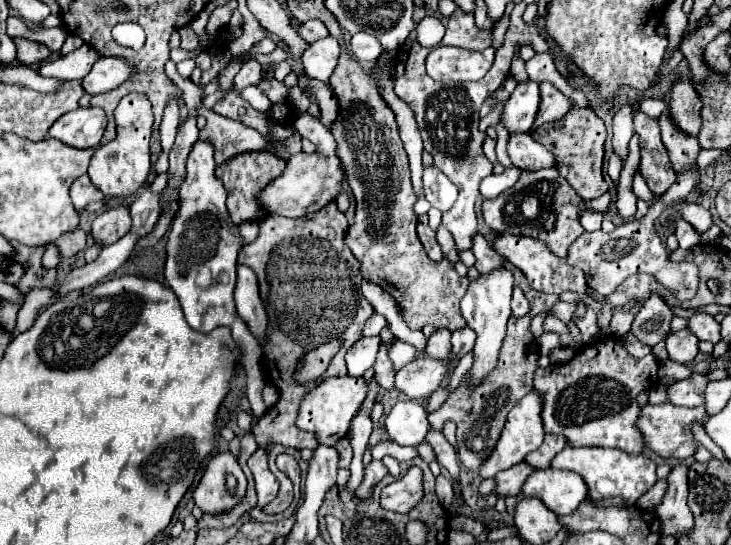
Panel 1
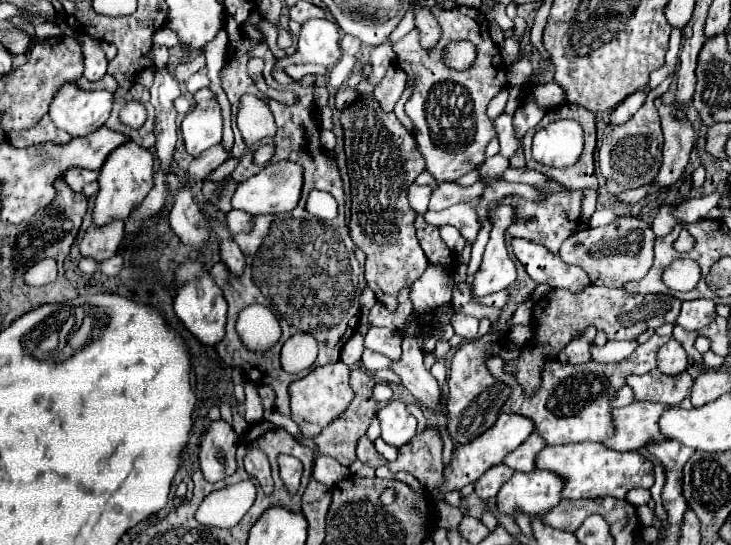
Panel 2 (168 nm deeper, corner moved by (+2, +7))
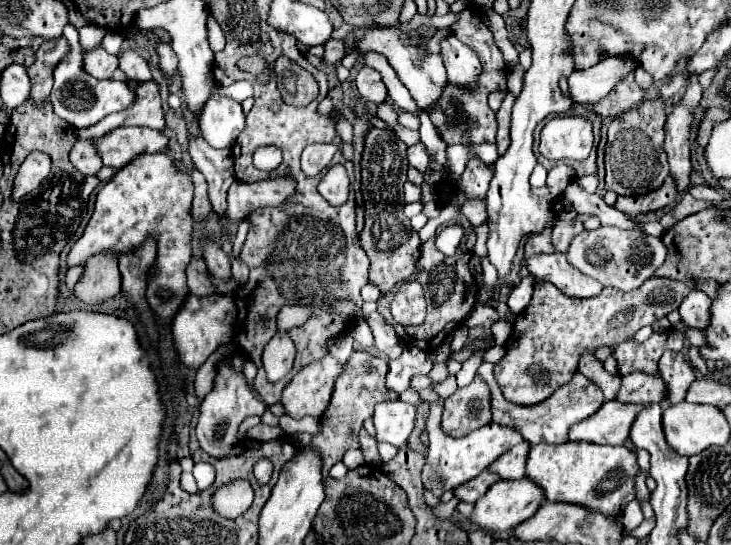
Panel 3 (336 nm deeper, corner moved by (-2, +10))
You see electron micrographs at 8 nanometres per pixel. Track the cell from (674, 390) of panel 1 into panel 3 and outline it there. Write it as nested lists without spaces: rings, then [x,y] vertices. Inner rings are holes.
[[[631,372],[627,376],[621,376],[621,386],[617,390],[615,400],[623,404],[653,404],[663,402],[665,398],[665,384],[663,378],[649,376],[643,372]]]

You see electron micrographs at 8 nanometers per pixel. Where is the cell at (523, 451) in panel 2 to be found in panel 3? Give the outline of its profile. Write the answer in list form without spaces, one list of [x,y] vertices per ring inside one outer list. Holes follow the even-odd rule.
[[[521,442],[517,446],[513,446],[509,452],[505,452],[503,456],[499,456],[489,470],[499,474],[501,480],[517,480],[525,476],[525,460],[527,460],[527,452],[529,452],[529,444]]]

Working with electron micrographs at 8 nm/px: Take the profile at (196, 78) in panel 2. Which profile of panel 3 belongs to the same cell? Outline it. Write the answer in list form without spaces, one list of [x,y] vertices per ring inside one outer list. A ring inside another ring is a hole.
[[[235,82],[229,88],[223,88],[223,86],[217,86],[215,84],[213,94],[223,94],[223,96],[231,96],[235,100],[245,100],[245,98],[253,96],[253,86],[249,82]]]

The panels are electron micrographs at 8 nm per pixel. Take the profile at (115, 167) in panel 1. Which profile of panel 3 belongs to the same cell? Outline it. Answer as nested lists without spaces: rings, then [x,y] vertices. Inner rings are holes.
[[[163,152],[135,158],[99,190],[95,212],[83,236],[69,250],[67,268],[85,266],[85,262],[97,254],[113,254],[115,258],[119,258],[125,252],[135,252],[147,238],[153,238],[157,242],[157,260],[155,272],[147,282],[145,296],[155,312],[157,324],[161,328],[167,328],[189,294],[189,288],[185,288],[185,268],[191,260],[193,240],[193,218],[189,216],[191,200],[193,182],[185,172],[179,172],[175,168],[173,158]],[[159,288],[171,288],[175,292],[173,300],[161,302],[155,296]]]

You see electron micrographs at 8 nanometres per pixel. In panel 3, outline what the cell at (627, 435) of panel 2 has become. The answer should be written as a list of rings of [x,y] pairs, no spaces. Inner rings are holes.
[[[617,400],[605,402],[591,418],[571,426],[569,442],[591,444],[625,444],[629,440],[629,428],[643,404],[621,404]]]

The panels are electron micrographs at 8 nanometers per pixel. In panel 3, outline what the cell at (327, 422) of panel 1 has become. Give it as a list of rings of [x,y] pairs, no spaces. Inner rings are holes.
[[[325,356],[301,368],[283,388],[281,404],[285,414],[297,420],[303,416],[321,416],[329,406],[335,378],[341,372],[343,366],[333,356]]]

